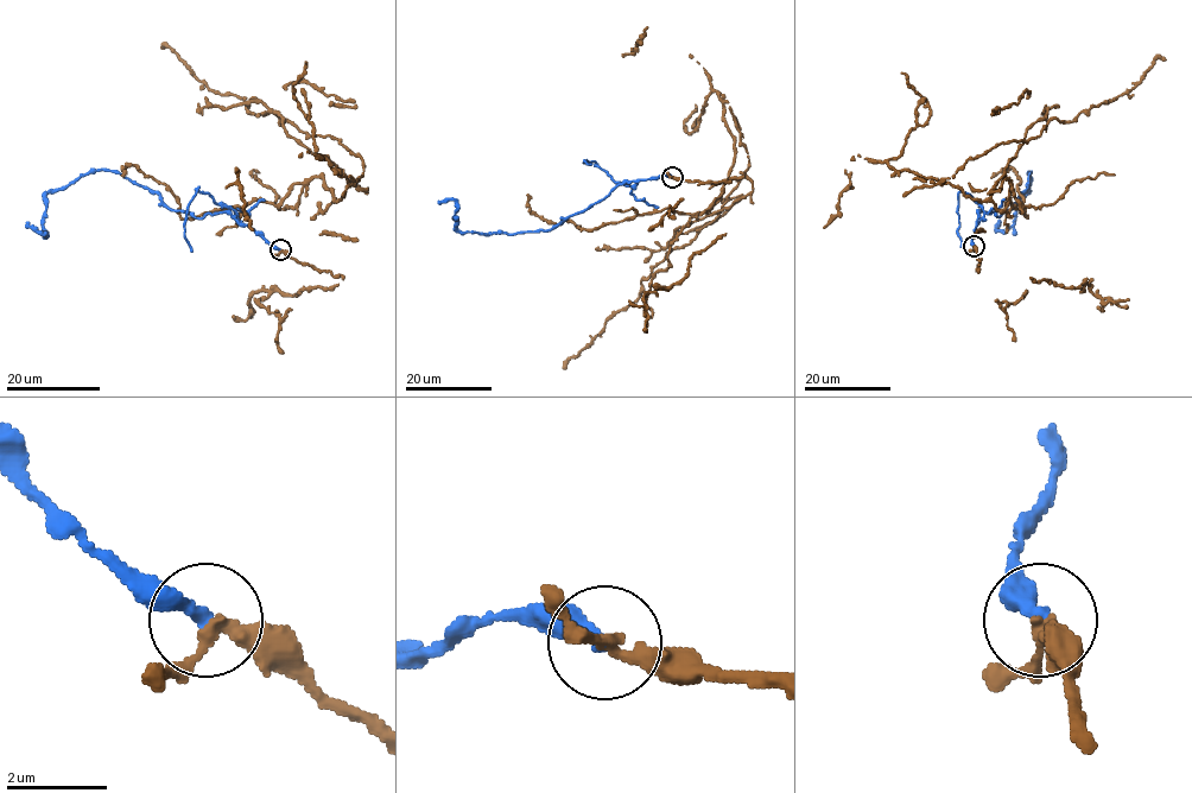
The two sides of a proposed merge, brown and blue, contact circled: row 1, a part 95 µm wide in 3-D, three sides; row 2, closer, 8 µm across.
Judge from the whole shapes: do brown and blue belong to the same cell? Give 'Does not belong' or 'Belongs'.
Does not belong

